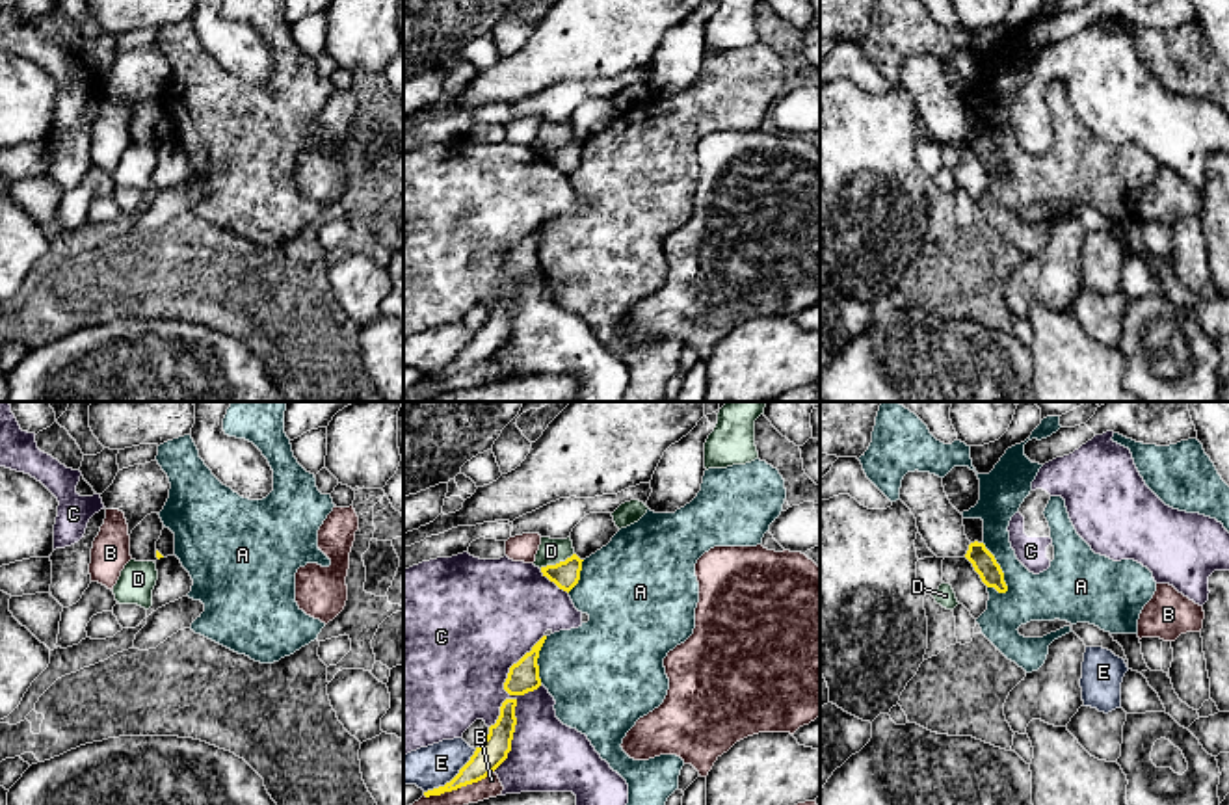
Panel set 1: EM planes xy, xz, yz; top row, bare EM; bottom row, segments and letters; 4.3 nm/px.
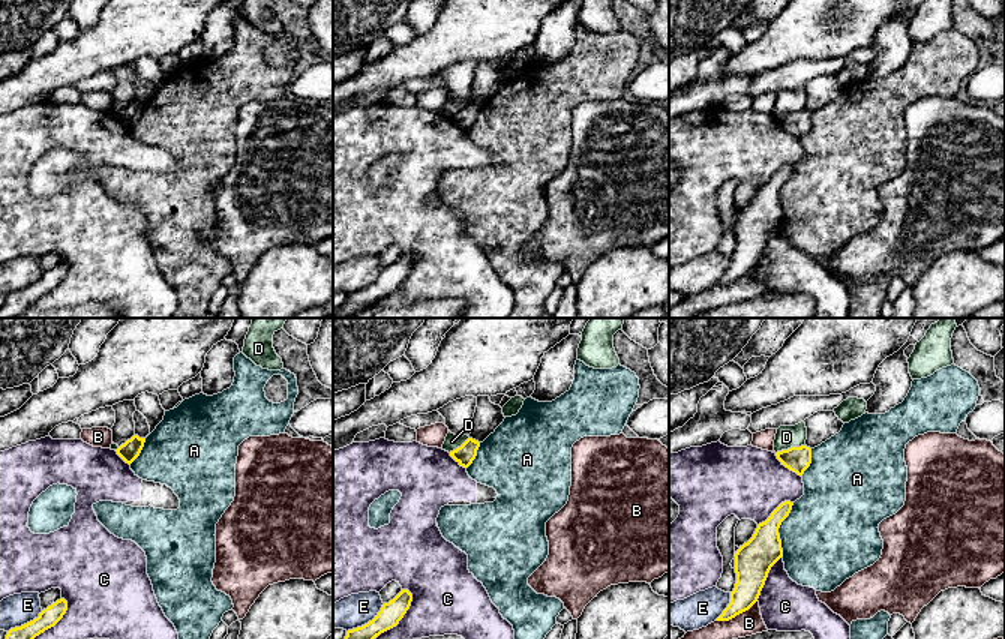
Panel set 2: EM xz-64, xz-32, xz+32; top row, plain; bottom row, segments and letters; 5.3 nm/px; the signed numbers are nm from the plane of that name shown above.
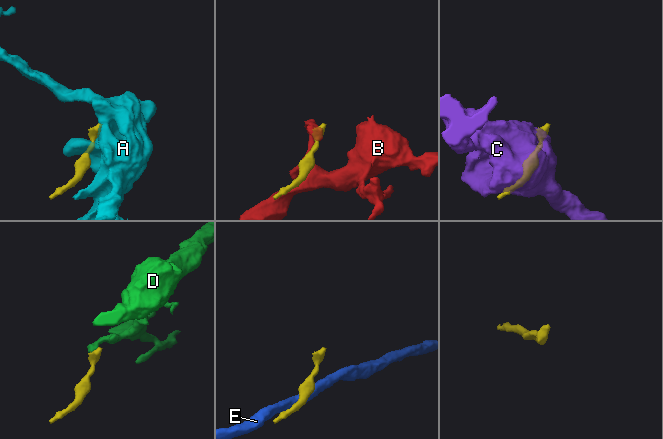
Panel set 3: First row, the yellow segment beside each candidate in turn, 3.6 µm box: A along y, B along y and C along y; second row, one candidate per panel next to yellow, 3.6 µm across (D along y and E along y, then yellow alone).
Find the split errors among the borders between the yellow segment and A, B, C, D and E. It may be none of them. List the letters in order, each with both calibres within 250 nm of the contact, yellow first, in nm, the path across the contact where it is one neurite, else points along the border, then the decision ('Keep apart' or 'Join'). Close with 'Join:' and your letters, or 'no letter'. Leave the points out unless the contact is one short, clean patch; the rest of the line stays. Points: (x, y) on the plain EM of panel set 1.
A: Thickness 100 nm (yellow) against 220 nm. Keep apart
B: Thickness 120 nm (yellow) against 120 nm. Keep apart
C: Thickness 120 nm (yellow) against 360 nm. Keep apart
D: Thickness 120 nm (yellow) against 110 nm. Boundary: xz (573, 136), (564, 144), (540, 151). Keep apart
E: Thickness 120 nm (yellow) against 180 nm. Keep apart
Join: no letter

